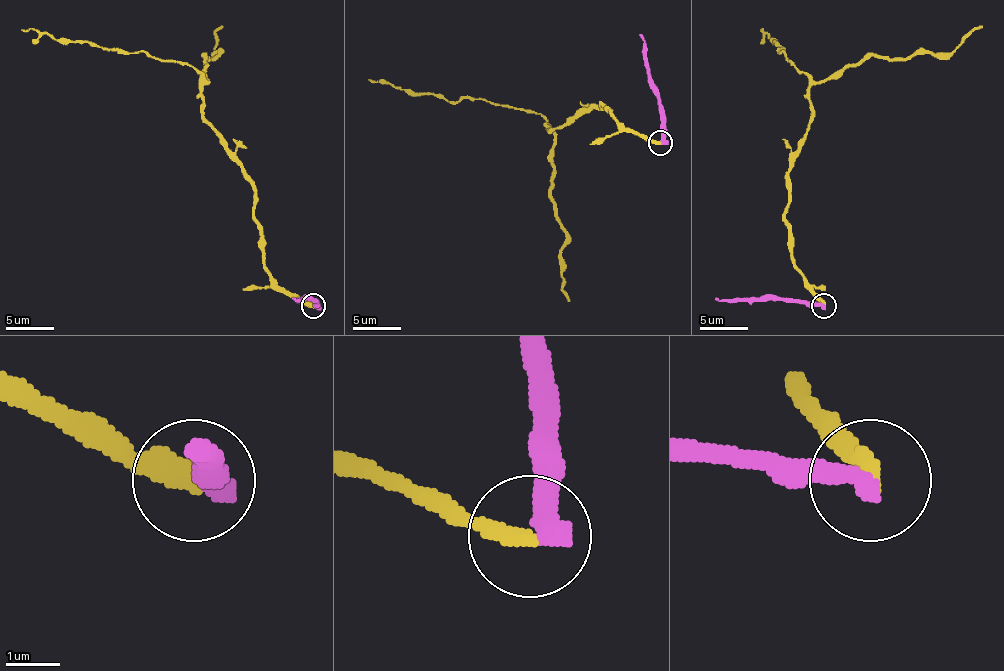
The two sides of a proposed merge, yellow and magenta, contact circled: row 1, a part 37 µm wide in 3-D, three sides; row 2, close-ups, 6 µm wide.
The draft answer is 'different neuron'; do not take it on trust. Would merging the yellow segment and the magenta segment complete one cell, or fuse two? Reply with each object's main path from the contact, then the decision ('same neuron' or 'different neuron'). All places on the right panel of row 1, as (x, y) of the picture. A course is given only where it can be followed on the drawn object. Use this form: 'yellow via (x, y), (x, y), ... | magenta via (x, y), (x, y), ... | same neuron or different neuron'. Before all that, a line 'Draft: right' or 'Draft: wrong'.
Draft: right
yellow via (824, 305), (793, 256), (793, 234), (785, 217), (790, 157), (810, 127), (812, 115), (807, 76), (761, 30) | magenta via (824, 305), (715, 298) | different neuron

